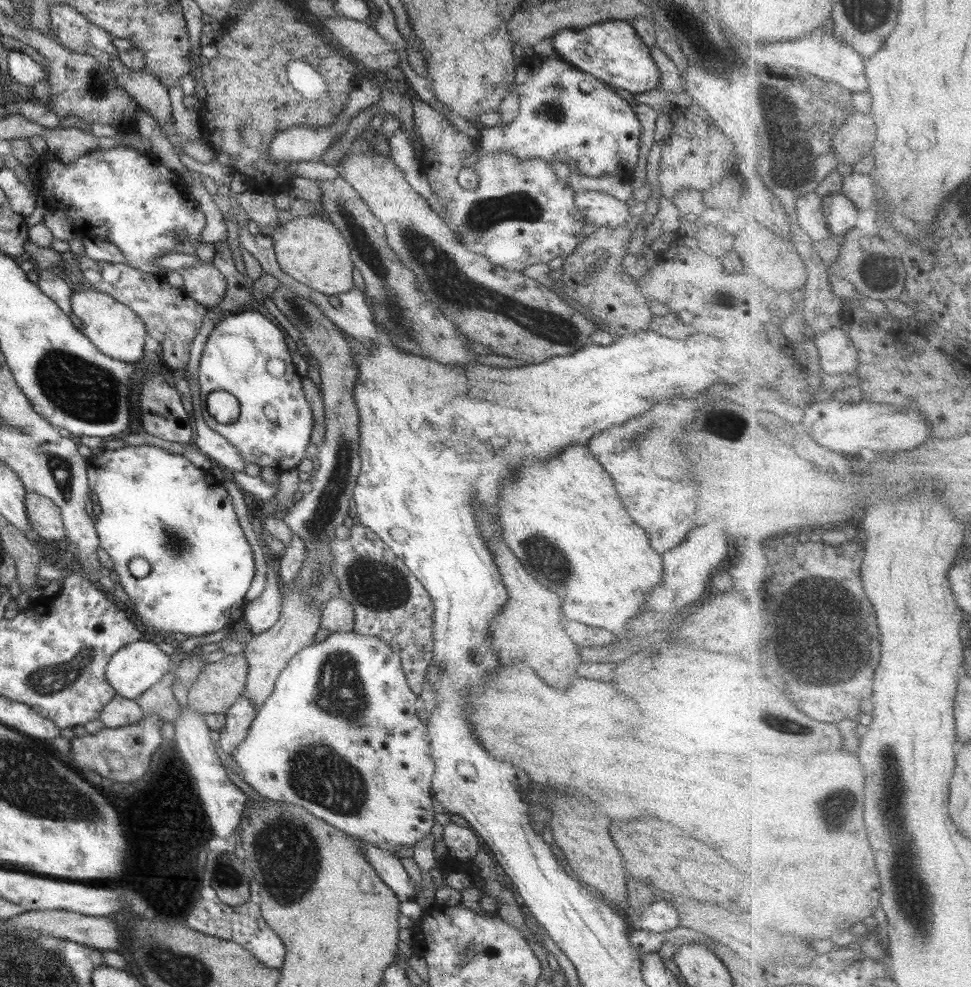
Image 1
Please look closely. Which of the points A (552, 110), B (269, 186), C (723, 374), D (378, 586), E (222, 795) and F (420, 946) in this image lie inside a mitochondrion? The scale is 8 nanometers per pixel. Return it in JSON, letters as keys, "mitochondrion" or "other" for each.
{"A":"mitochondrion","B":"other","C":"other","D":"mitochondrion","E":"other","F":"other"}

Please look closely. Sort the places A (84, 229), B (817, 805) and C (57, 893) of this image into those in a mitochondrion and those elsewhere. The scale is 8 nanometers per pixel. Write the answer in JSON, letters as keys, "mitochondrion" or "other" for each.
{"A":"other","B":"mitochondrion","C":"other"}

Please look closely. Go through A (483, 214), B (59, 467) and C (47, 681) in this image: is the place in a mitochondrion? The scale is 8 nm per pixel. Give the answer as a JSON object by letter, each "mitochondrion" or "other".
{"A":"mitochondrion","B":"mitochondrion","C":"mitochondrion"}

